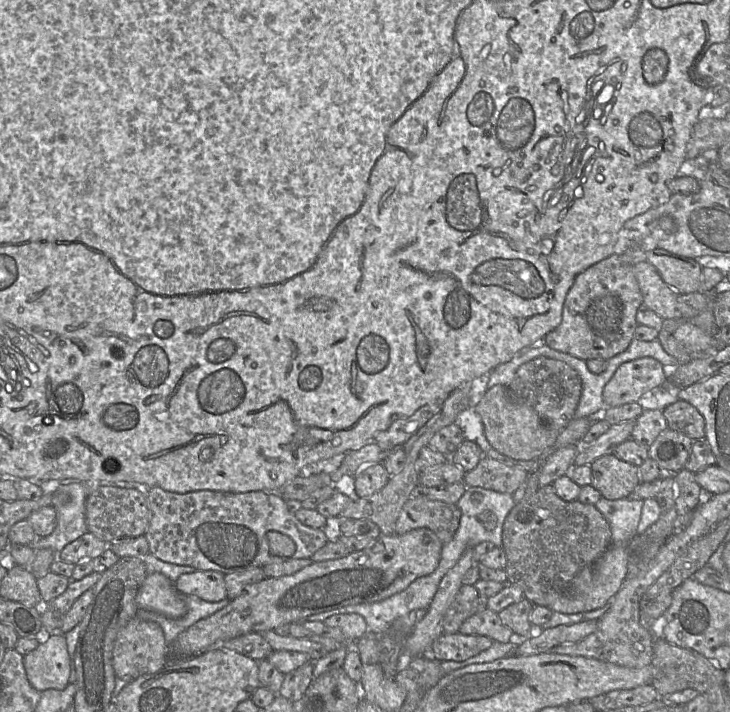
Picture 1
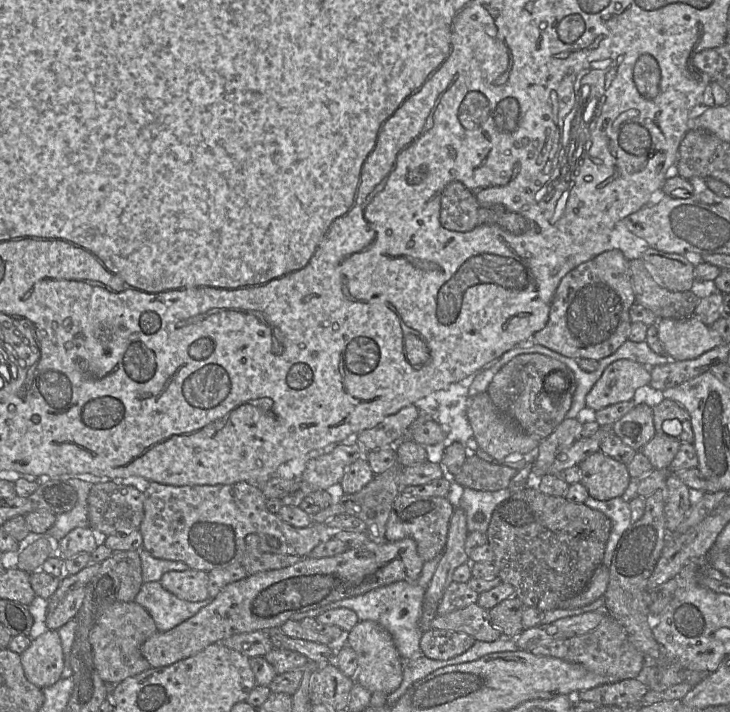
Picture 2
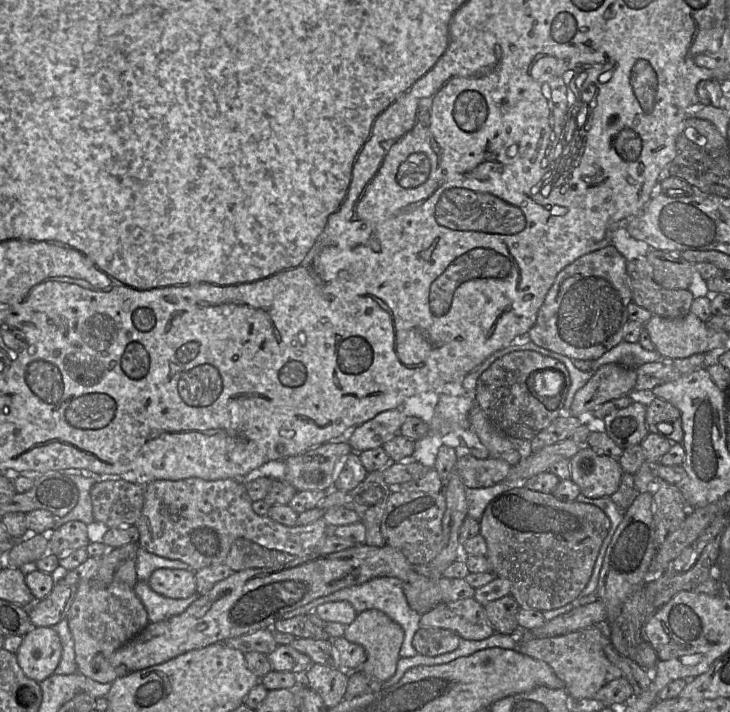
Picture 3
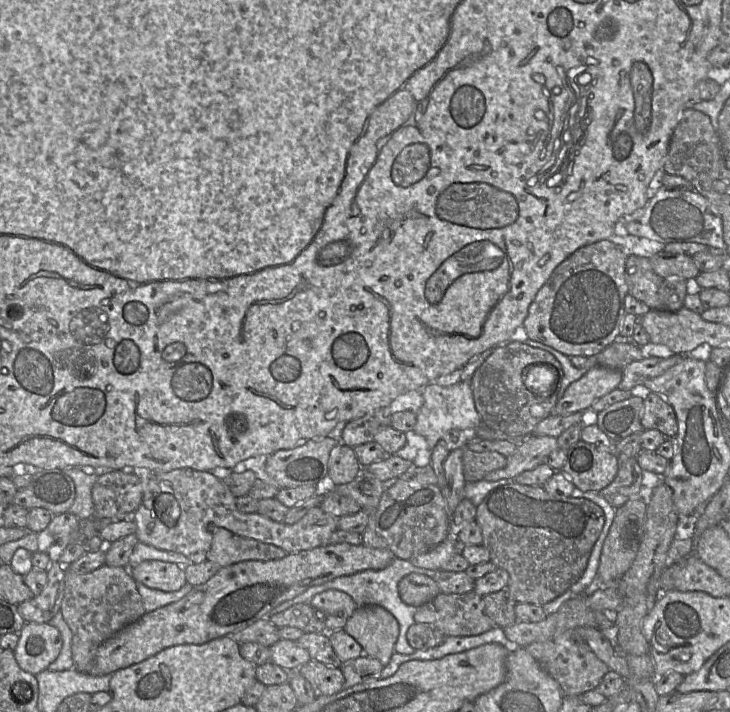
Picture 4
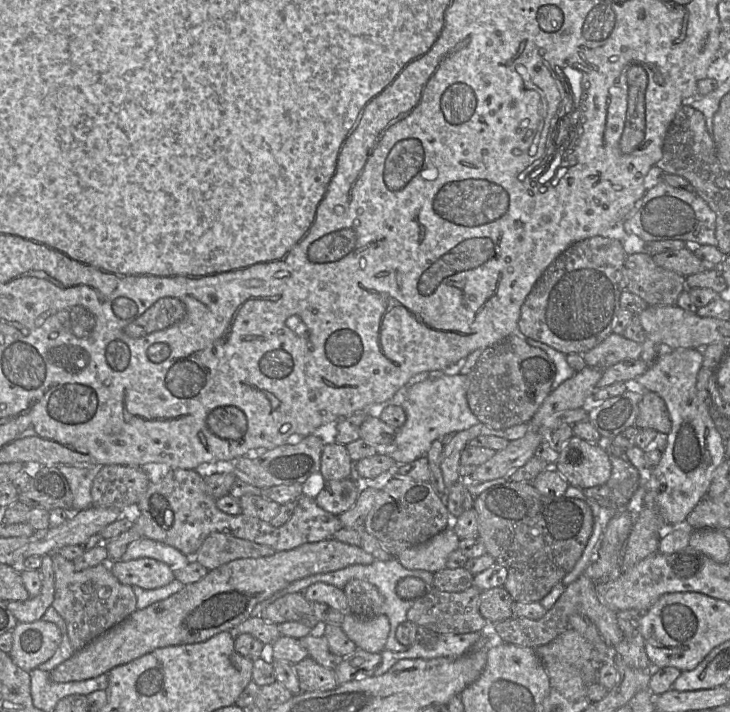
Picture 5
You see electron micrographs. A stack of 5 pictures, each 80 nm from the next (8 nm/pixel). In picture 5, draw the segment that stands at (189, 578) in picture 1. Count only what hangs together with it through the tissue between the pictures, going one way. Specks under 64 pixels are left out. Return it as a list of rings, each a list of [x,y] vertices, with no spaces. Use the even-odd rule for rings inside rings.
[[[153,558],[110,561],[110,570],[122,584],[145,590],[163,587],[175,580],[174,570]]]

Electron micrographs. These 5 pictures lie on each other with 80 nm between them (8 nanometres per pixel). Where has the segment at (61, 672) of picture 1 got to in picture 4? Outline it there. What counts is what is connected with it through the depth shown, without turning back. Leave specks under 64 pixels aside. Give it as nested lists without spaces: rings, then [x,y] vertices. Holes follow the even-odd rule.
[[[26,623],[19,632],[14,656],[18,666],[34,676],[54,662],[62,648],[59,630],[50,623]]]

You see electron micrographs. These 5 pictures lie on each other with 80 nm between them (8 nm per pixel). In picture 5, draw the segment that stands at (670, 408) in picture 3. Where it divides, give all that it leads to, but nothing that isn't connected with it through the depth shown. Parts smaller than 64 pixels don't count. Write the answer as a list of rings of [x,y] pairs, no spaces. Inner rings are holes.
[[[646,389],[638,391],[641,391],[642,398],[639,402],[635,426],[639,429],[654,429],[659,433],[668,434],[671,430],[671,419],[664,400],[658,394]]]

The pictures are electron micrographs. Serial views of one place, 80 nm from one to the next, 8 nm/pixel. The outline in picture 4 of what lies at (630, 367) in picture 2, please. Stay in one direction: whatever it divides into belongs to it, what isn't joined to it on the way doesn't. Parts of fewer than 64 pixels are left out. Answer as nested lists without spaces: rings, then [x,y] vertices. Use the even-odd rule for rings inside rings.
[[[603,366],[590,368],[567,387],[551,415],[567,415],[592,409],[599,398],[619,388],[622,376],[622,371],[618,369]]]

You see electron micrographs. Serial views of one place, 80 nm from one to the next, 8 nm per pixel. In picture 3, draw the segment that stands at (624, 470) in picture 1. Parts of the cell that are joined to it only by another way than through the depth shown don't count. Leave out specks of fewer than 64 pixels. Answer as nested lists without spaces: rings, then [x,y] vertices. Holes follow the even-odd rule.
[[[585,445],[569,460],[569,463],[571,480],[579,486],[583,495],[597,499],[610,497],[618,490],[624,473],[618,460],[600,454],[590,446]]]

